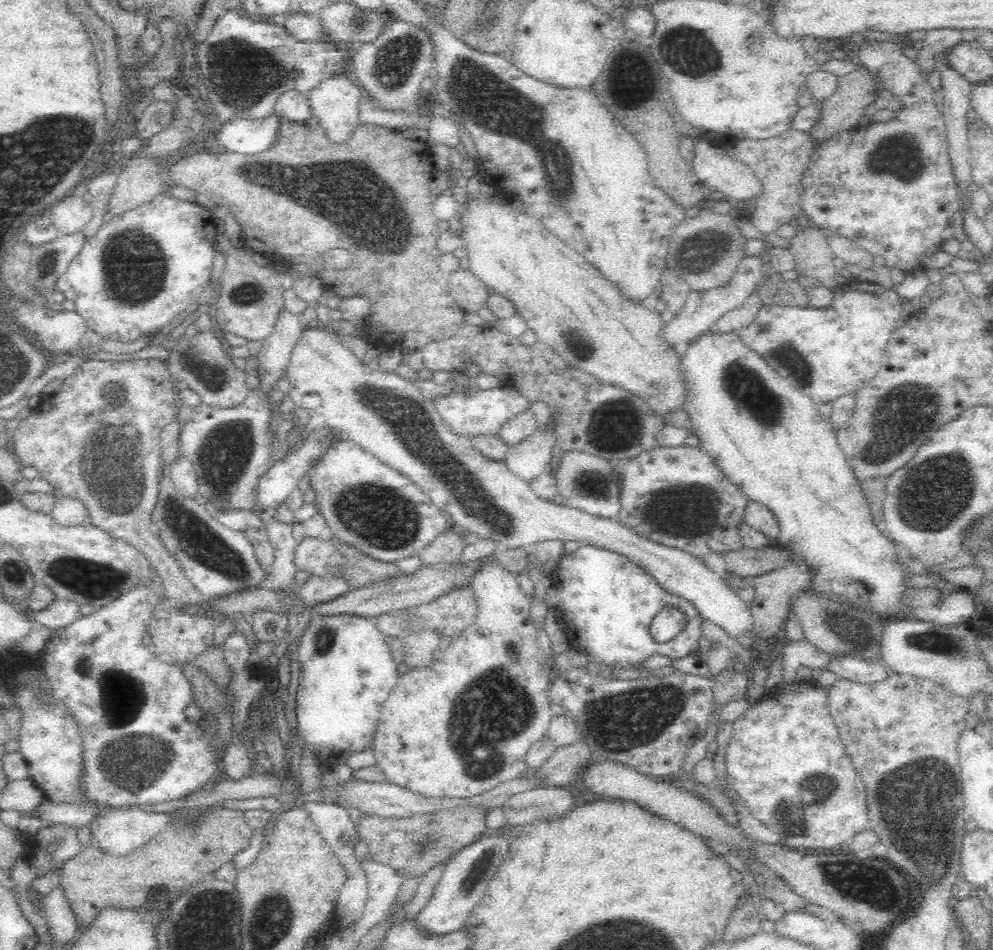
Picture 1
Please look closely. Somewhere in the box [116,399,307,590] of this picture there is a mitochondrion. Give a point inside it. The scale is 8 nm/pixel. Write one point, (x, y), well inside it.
(208, 550)

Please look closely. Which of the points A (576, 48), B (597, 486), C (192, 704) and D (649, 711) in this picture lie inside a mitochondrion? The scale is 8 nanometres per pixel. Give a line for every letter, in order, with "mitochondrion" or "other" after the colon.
A: other
B: mitochondrion
C: other
D: mitochondrion

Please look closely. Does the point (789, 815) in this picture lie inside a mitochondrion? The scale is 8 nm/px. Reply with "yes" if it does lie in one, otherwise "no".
yes

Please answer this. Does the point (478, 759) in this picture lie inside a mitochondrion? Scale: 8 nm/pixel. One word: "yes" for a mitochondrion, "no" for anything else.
yes

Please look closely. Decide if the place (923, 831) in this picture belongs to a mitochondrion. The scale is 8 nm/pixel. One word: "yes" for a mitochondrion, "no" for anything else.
yes

